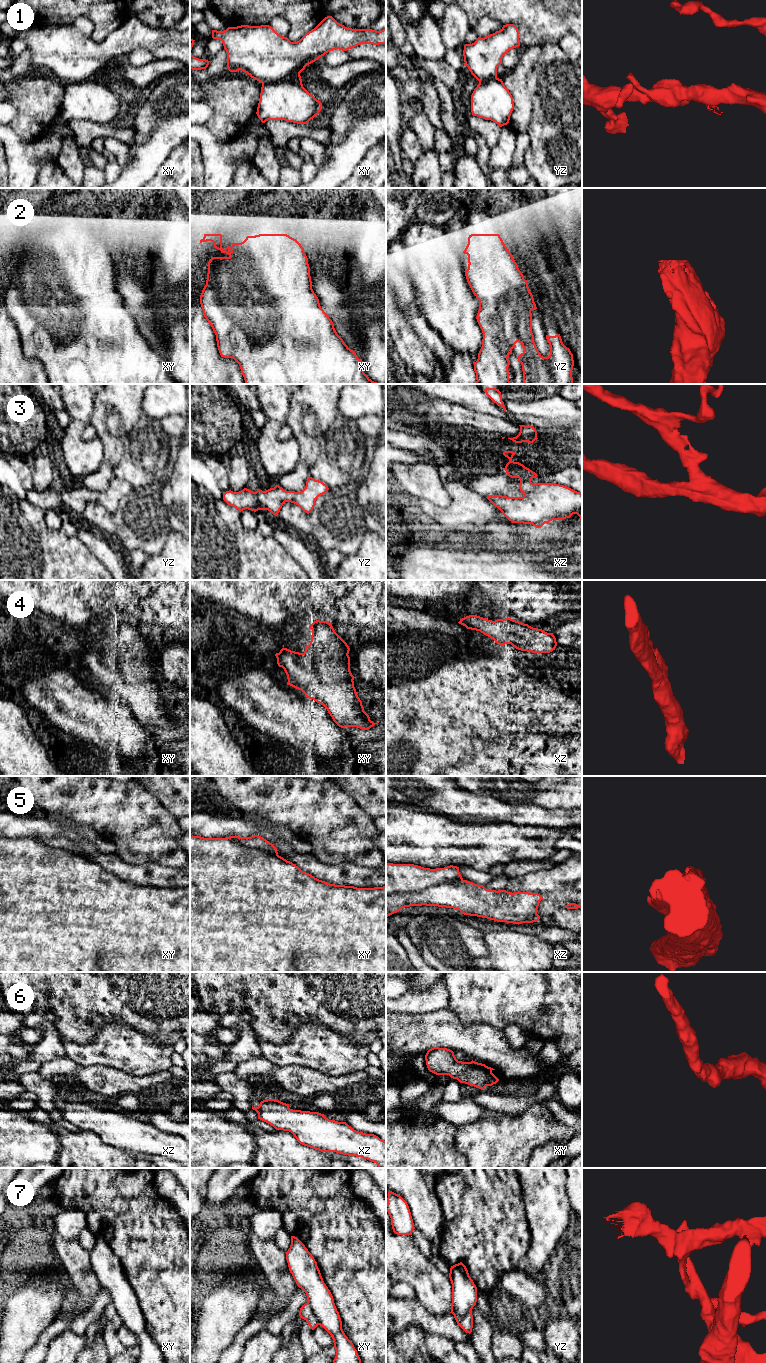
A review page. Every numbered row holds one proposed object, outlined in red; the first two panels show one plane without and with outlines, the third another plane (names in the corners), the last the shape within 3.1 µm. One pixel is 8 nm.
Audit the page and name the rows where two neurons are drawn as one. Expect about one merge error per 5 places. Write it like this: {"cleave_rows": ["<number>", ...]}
{"cleave_rows": ["1", "5", "7"]}

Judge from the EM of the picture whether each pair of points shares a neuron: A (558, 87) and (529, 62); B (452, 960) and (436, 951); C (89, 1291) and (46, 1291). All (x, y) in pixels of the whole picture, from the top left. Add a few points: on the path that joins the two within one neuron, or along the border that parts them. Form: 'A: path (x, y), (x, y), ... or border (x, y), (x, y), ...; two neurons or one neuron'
A: border (540, 46), (540, 55), (527, 80), (529, 89); two neurons
B: path (448, 956), (443, 951), (440, 951); one neuron
C: border (63, 1268), (69, 1280); two neurons

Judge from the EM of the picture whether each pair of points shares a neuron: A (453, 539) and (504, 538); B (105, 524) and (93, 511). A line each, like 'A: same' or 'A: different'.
A: same
B: same

